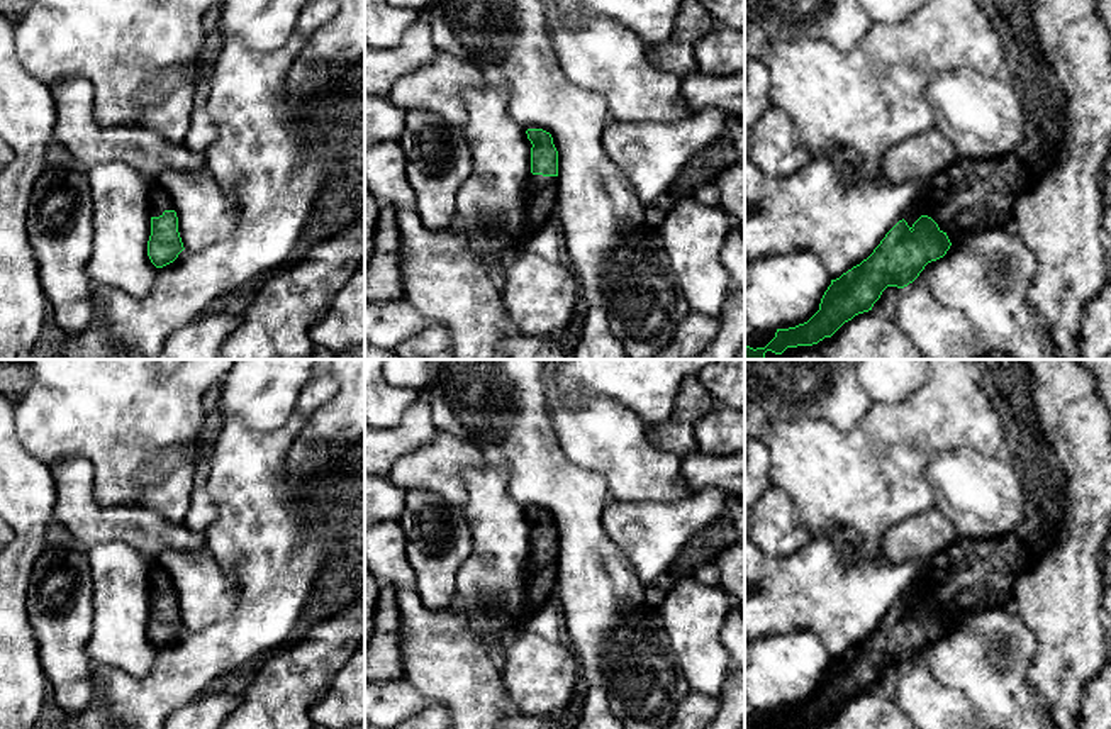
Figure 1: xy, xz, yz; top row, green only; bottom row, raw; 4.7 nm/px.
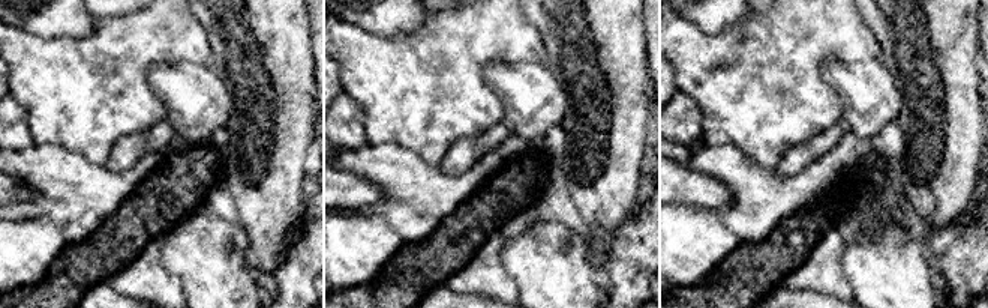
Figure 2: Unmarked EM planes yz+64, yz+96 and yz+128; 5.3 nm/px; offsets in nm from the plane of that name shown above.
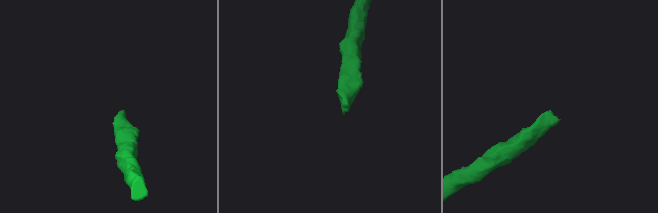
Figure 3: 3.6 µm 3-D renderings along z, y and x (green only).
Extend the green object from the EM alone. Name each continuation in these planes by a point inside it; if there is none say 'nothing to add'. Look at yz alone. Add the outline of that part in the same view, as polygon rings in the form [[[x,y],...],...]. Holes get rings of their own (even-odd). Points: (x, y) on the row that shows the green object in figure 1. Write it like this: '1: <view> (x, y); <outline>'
1: yz (969, 195); [[[1014,153],[989,161],[958,158],[945,171],[928,180],[928,193],[914,205],[914,210],[931,217],[941,231],[996,229],[1014,217],[1016,198],[1028,185],[1030,173]]]

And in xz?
1: xz (541, 194); [[[531,175],[526,192],[526,237],[533,237],[551,217],[558,197],[558,176]]]

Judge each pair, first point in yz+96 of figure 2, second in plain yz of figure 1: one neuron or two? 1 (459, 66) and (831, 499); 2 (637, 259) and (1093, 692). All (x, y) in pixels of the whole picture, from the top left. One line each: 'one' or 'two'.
1: one
2: one

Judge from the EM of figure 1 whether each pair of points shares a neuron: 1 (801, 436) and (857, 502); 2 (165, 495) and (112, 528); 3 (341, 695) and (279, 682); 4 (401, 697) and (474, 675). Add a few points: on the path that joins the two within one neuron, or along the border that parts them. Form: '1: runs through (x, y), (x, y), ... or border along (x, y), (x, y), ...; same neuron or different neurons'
1: runs through (808, 453), (840, 485); same neuron
2: border along (107, 506), (148, 506), (167, 519), (182, 524); different neurons
3: border along (346, 660), (307, 711); different neurons
4: border along (404, 677), (429, 701); different neurons

